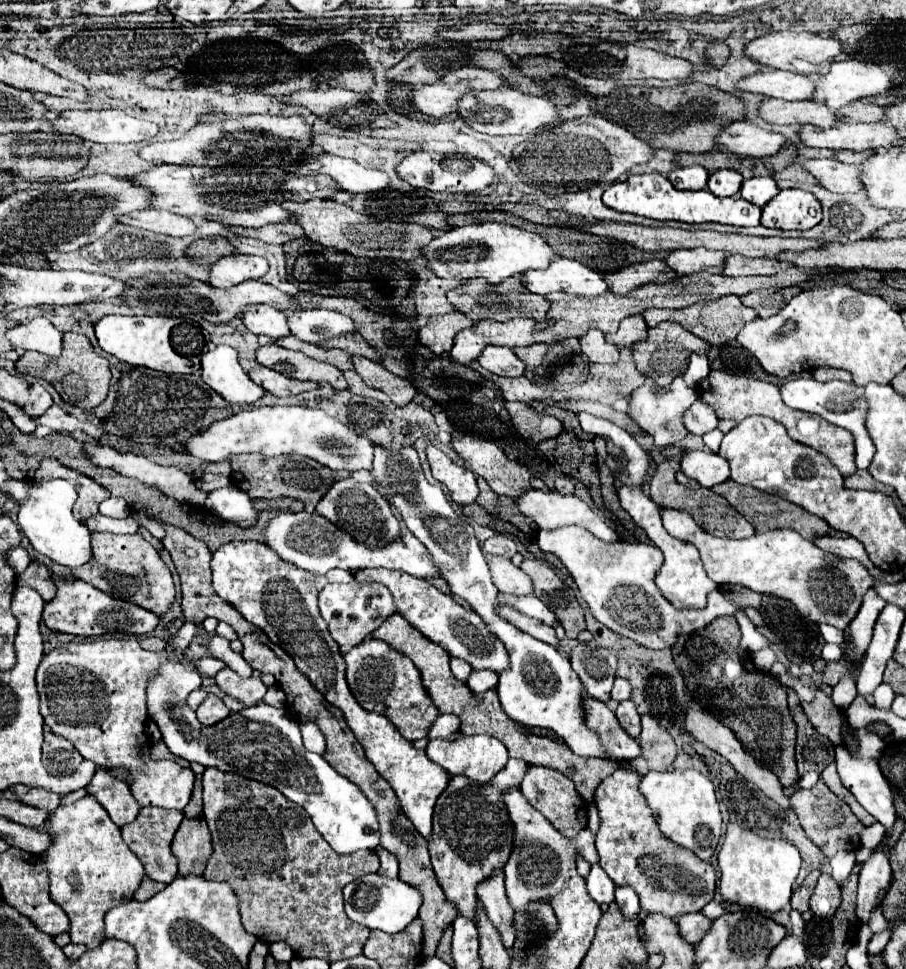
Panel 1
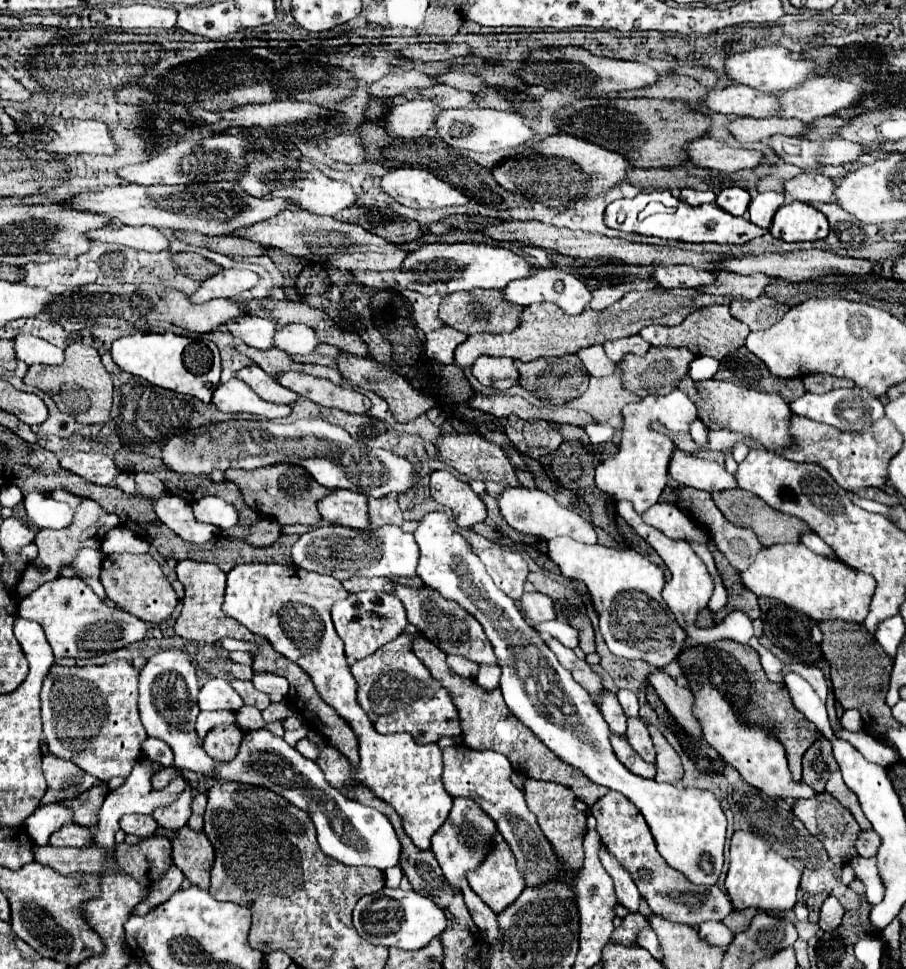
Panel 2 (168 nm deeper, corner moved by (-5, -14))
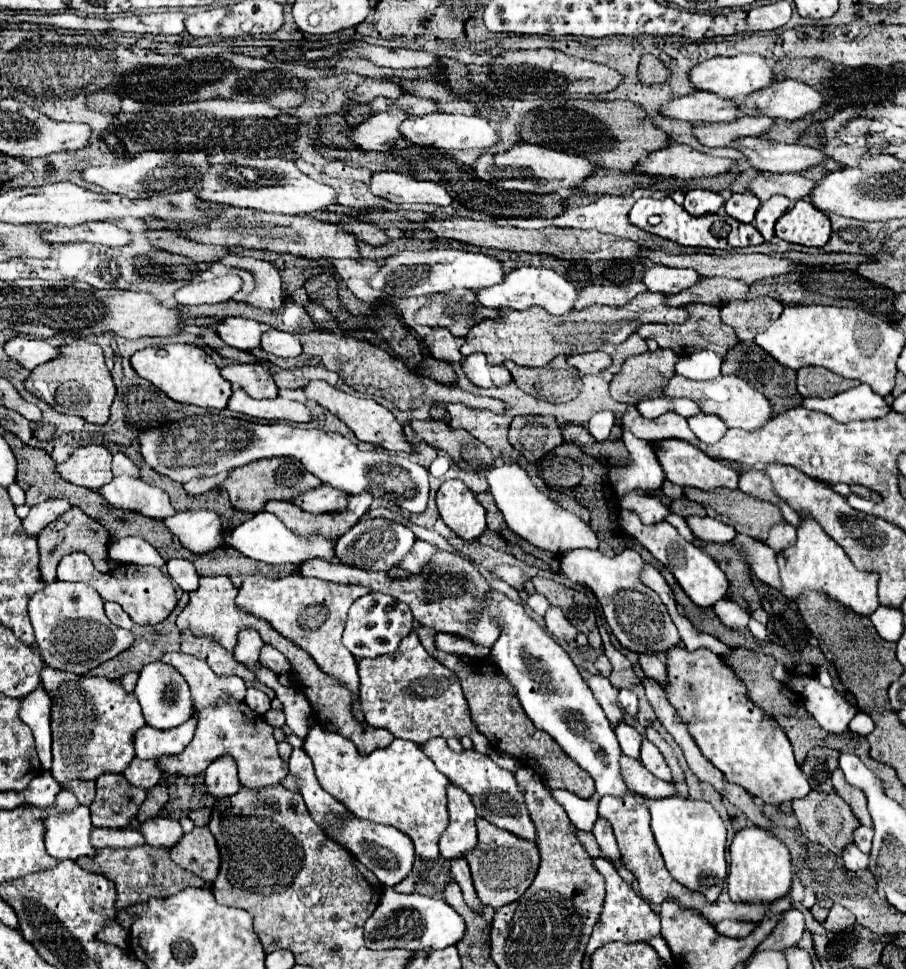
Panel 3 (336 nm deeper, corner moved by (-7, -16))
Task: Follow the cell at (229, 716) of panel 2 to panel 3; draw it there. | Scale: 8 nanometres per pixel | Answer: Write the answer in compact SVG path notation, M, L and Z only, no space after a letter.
M168 652L162 656L164 664L178 668L178 672L186 678L194 700L194 716L196 716L196 732L192 742L178 756L166 756L156 760L156 766L164 776L198 776L222 756L232 756L238 764L240 784L246 788L268 788L280 784L288 772L288 762L280 758L278 742L274 740L274 728L256 712L250 712L245 702L246 685L238 676L220 678L212 672L206 660L198 660L194 656L182 652Z

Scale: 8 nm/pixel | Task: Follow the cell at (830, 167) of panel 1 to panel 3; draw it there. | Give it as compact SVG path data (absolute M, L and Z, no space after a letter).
M770 172L760 174L746 186L746 190L758 196L762 202L772 198L774 194L782 194L790 200L802 200L810 194L812 188L814 180L808 180L800 174L770 174Z

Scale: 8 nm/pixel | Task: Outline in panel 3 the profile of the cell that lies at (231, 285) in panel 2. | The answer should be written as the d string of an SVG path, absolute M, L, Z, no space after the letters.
M234 274L218 276L212 280L190 282L182 286L174 298L180 306L196 306L196 304L218 304L230 300L242 288L242 280Z

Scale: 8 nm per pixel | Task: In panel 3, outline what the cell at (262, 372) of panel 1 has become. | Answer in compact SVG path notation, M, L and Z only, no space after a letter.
M230 364L220 368L222 378L230 384L238 384L252 398L276 398L278 388L272 380L272 374L266 372L260 364Z

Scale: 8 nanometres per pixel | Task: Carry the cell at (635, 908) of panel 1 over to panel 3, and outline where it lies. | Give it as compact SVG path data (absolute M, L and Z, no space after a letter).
M598 818L596 824L594 824L592 834L596 836L598 846L604 852L604 856L608 856L610 860L618 860L620 858L620 850L618 850L618 844L616 844L616 838L614 838L614 832L612 832L608 820L600 820Z

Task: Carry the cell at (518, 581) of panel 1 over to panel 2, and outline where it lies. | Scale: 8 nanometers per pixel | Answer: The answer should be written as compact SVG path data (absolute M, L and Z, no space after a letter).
M524 592L518 600L522 612L534 620L534 622L544 622L544 620L552 620L554 618L554 604L548 596L540 594L540 592Z

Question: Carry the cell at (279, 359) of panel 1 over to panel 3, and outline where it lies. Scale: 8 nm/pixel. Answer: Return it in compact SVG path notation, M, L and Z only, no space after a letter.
M322 380L310 382L304 388L304 394L306 394L306 398L316 400L322 408L332 412L336 418L340 418L356 434L358 440L370 442L370 444L378 444L378 446L382 446L384 450L390 450L390 452L406 452L406 454L414 452L414 446L406 440L404 426L394 418L394 414L390 410L386 410L384 406L374 402L372 398L358 398L358 396L346 394L346 392L330 386L330 384L322 382Z

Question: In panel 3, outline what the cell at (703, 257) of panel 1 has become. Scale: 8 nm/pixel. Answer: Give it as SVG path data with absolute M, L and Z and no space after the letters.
M648 266L642 274L642 282L650 292L660 292L666 296L690 288L698 278L700 276L694 270L678 270L668 266Z

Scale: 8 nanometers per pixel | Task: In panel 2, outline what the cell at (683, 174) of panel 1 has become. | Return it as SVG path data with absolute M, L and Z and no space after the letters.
M684 188L682 194L680 194L680 200L684 200L686 204L690 206L700 206L700 204L706 204L706 202L714 202L716 194L714 192L698 192L698 190L692 190L692 188Z

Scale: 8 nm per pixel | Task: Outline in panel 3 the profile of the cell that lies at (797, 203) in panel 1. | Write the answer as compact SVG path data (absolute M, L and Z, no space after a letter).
M798 200L796 206L776 222L778 238L812 248L822 248L830 240L830 232L828 216L806 200Z

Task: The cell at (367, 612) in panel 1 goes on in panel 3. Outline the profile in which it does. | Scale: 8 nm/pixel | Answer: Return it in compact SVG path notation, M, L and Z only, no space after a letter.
M372 592L358 598L352 604L344 628L344 646L354 654L356 660L384 656L394 652L402 642L402 638L406 638L412 632L412 628L414 628L414 618L404 602L382 592Z

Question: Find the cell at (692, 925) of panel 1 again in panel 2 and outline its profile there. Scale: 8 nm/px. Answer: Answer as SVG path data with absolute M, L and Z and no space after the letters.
M702 922L698 926L698 934L710 946L722 946L722 948L726 948L734 938L732 932L722 922Z

